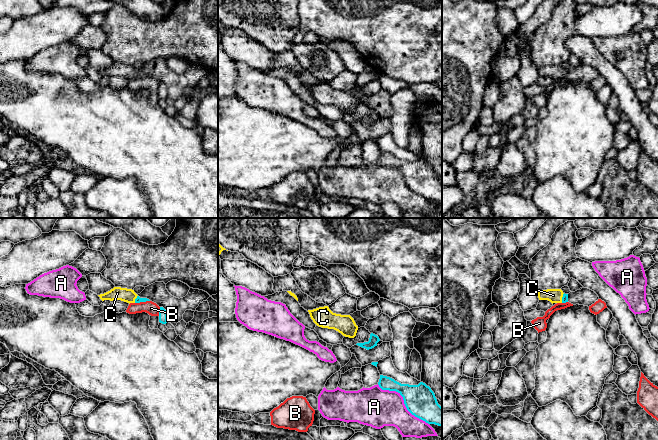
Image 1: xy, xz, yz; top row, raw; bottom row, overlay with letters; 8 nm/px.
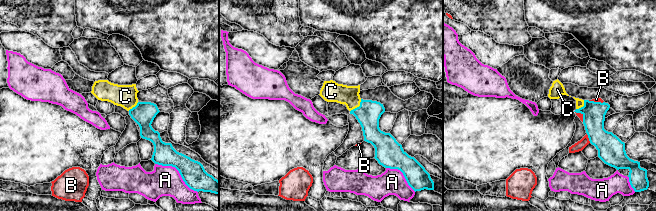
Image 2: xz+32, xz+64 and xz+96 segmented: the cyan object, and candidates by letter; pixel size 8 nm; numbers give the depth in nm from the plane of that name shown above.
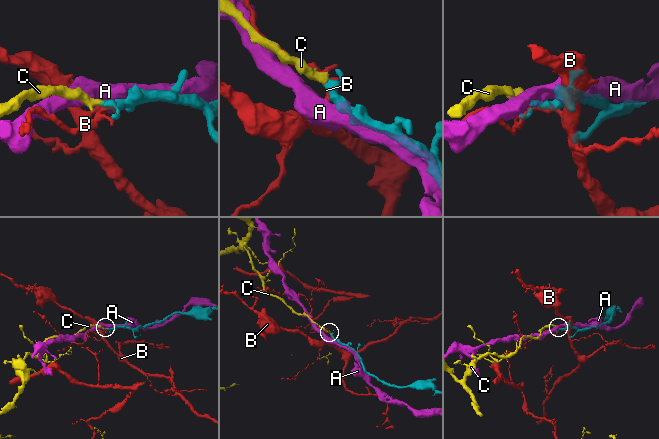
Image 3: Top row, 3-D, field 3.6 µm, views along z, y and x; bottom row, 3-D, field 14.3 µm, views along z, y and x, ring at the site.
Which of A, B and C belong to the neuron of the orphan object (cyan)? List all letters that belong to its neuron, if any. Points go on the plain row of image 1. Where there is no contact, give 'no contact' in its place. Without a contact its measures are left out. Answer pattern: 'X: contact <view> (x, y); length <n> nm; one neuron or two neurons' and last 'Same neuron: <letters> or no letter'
A: contact xz (404, 177); length 550 nm; two neurons
B: contact xy (142, 77); length 120 nm; two neurons
C: contact xy (135, 75); length 70 nm; one neuron
Same neuron: C

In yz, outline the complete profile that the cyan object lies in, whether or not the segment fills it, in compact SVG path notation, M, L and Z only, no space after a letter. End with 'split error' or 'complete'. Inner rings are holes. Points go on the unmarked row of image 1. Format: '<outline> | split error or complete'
M547 65L538 68L539 76L548 76L553 79L568 78L568 70L565 70L561 65Z | split error

